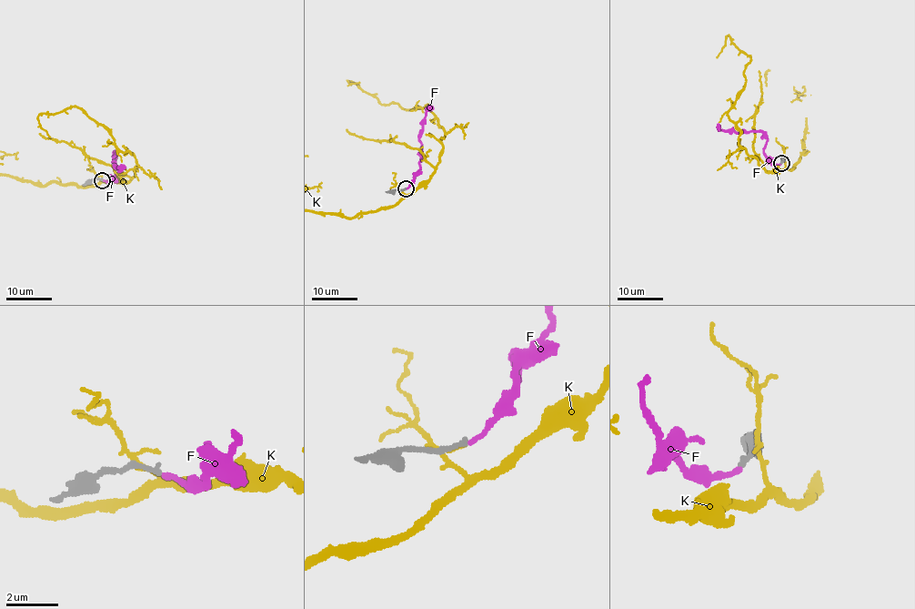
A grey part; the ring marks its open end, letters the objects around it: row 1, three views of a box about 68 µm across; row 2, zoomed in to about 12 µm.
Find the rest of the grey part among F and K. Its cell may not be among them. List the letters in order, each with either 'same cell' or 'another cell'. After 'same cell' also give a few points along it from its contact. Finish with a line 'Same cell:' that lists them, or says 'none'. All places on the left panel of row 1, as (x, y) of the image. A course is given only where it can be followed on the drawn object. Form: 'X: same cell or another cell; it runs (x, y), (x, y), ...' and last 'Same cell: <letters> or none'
F: same cell; it runs (103, 180), (110, 181), (115, 175), (115, 152), (113, 163), (116, 165), (115, 169), (120, 169), (124, 165)
K: another cell
Same cell: F

